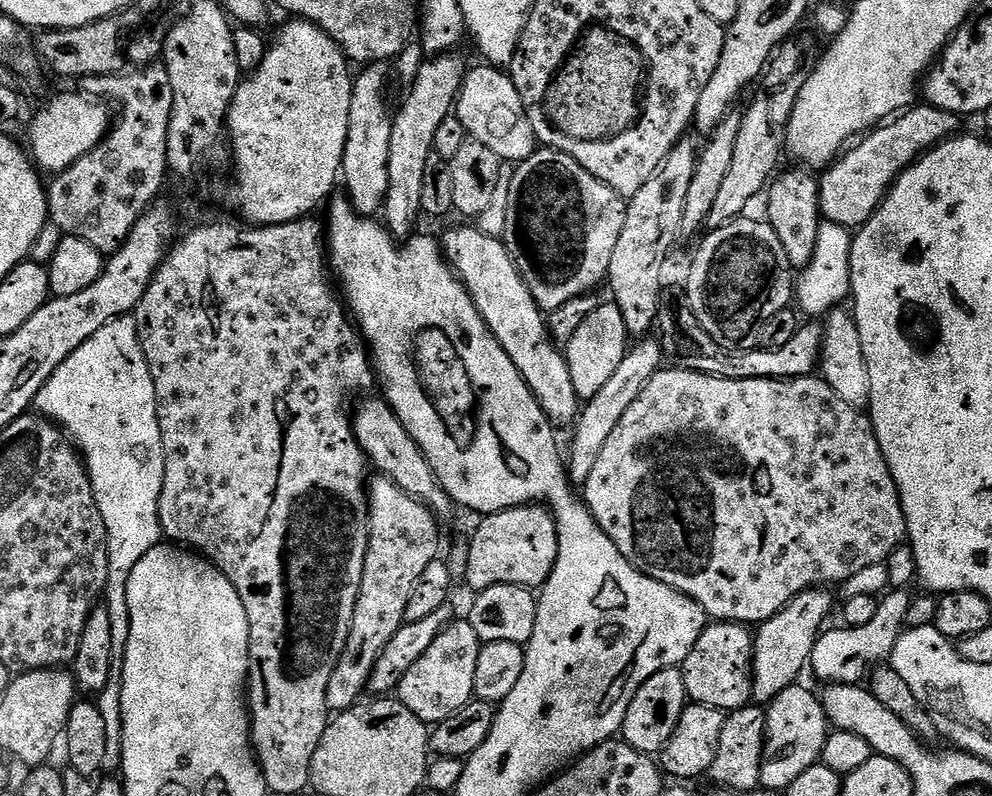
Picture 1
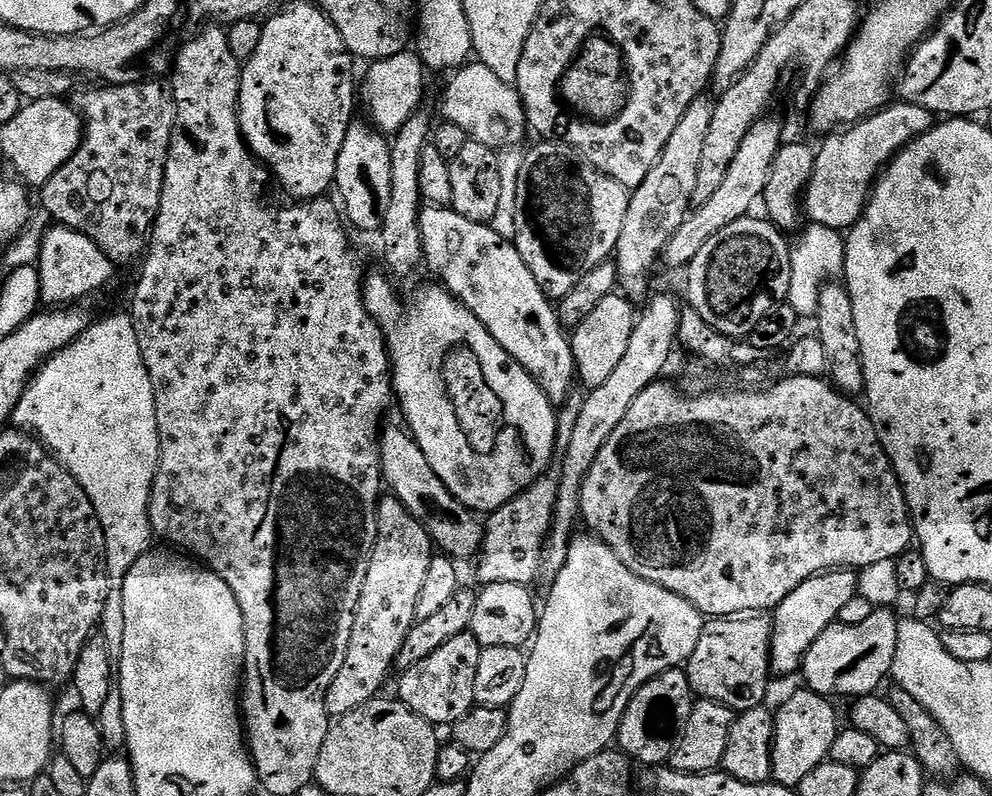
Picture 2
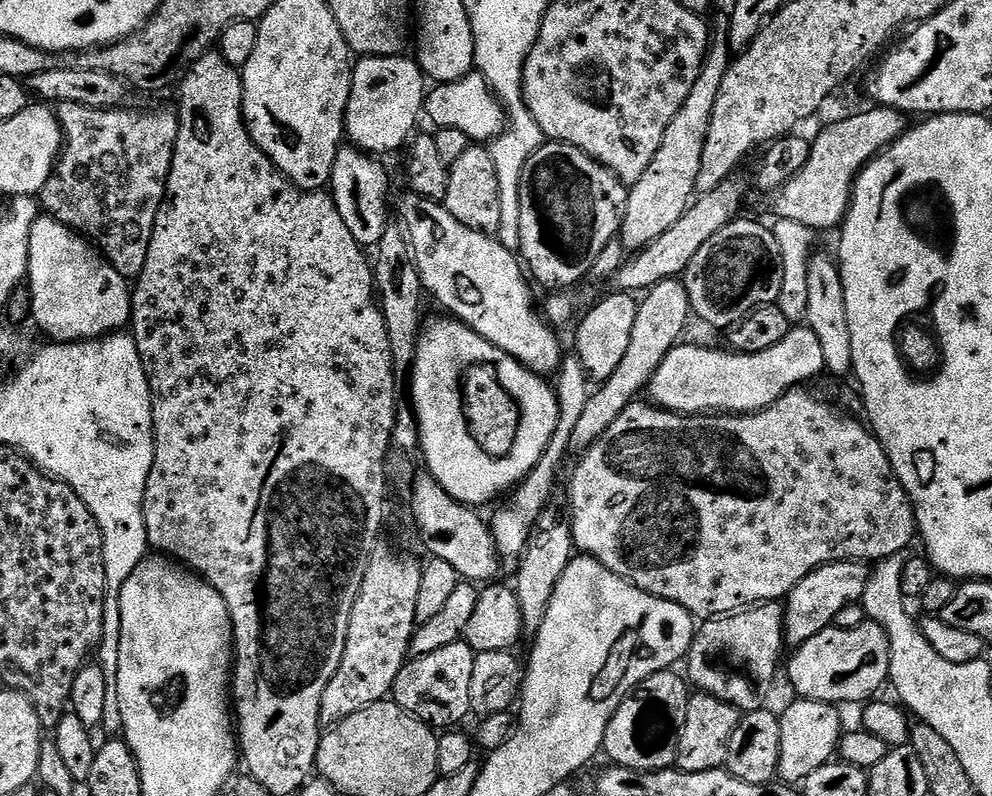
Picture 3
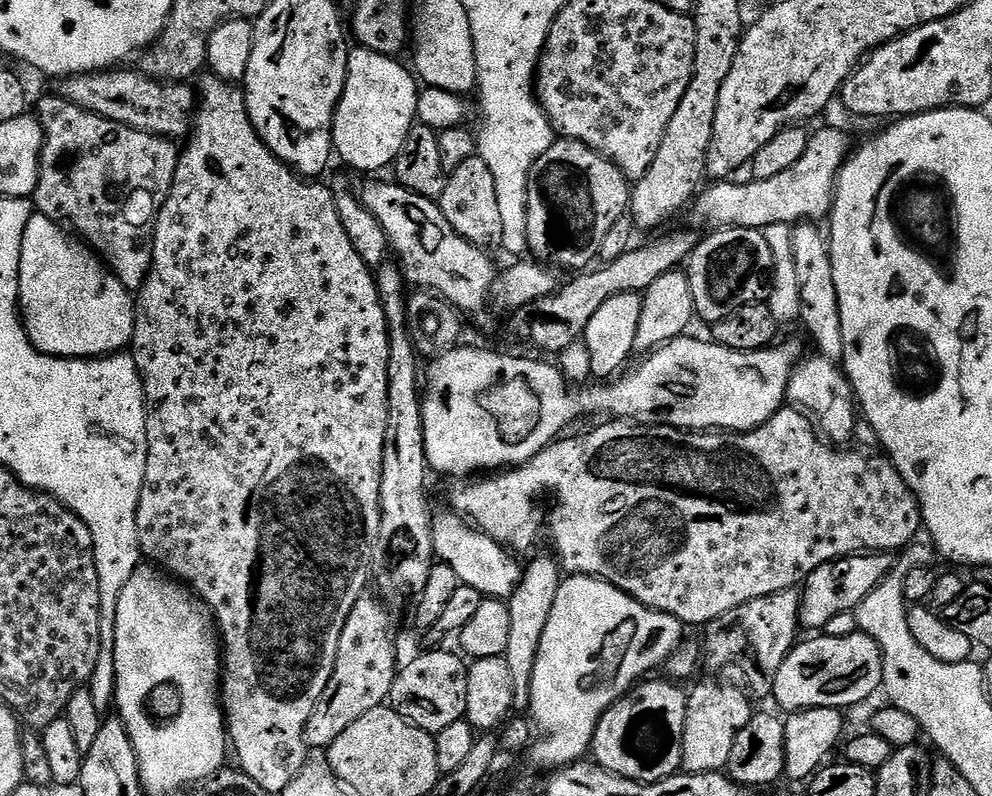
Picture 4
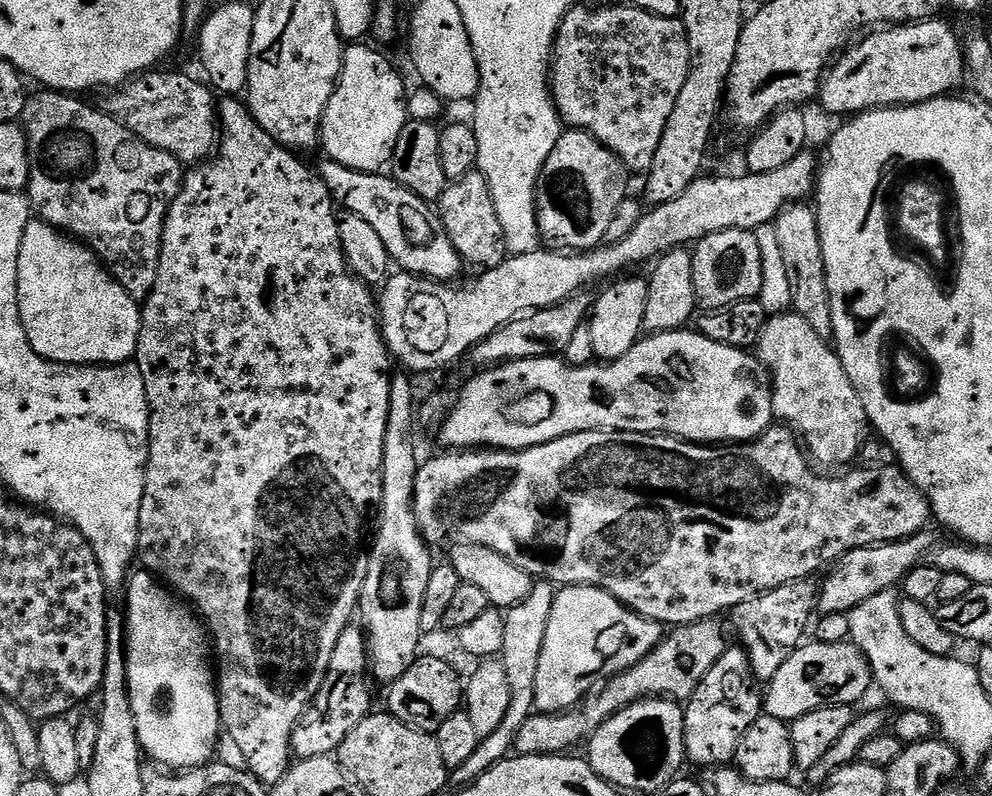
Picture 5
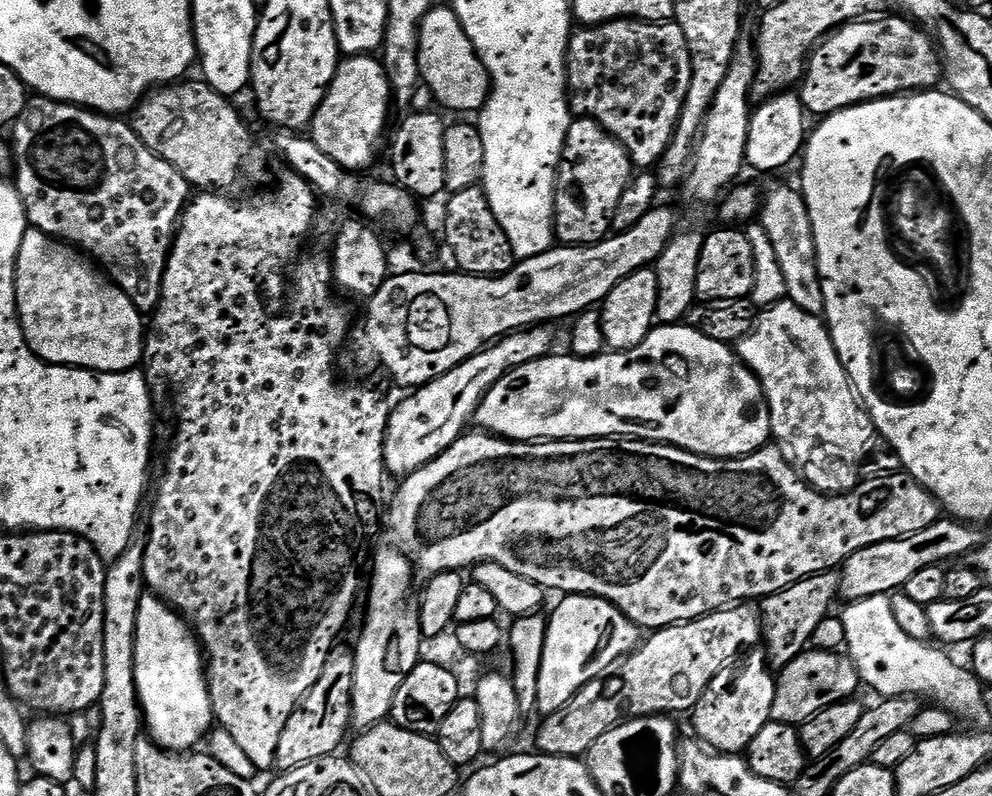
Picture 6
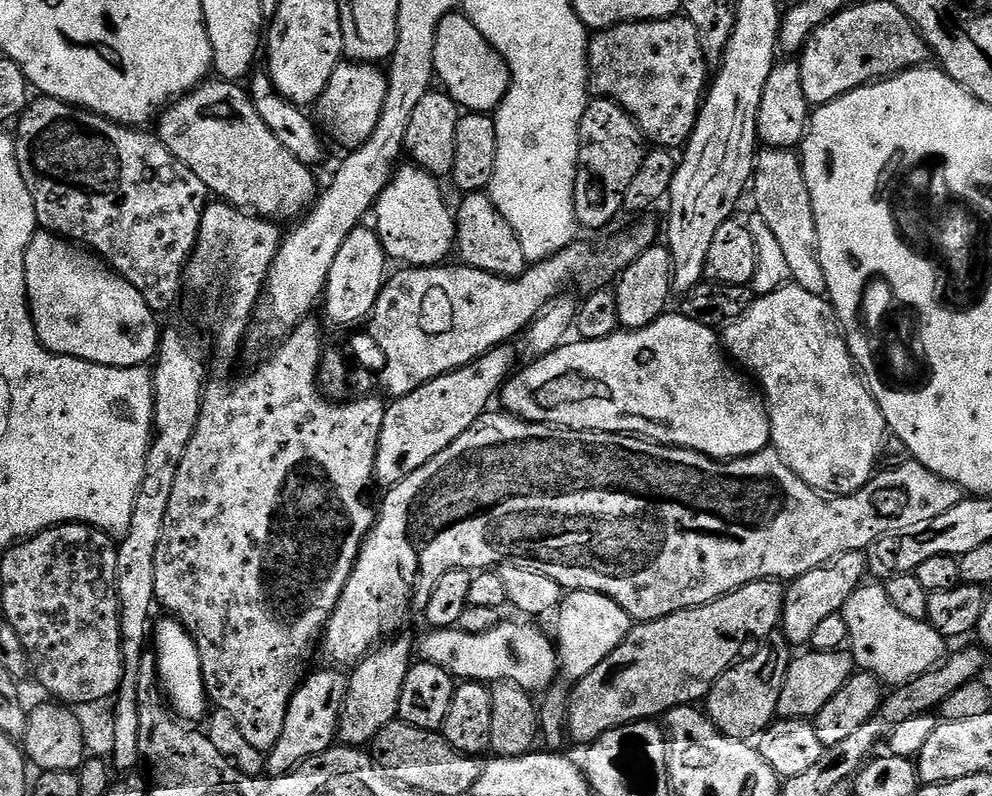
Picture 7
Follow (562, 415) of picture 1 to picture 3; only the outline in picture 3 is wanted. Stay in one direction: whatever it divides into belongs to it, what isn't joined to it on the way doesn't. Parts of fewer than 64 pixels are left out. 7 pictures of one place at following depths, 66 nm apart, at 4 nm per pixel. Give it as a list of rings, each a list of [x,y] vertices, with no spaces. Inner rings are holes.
[[[405,194],[401,198],[400,220],[399,223],[406,229],[408,245],[412,248],[412,257],[416,260],[416,269],[421,282],[424,283],[425,293],[429,297],[432,295],[448,311],[445,313],[473,328],[478,335],[486,338],[486,342],[498,346],[498,350],[510,354],[534,374],[545,378],[555,377],[560,371],[560,363],[564,360],[566,352],[565,349],[560,349],[557,331],[538,311],[538,304],[532,301],[532,292],[528,289],[530,280],[517,253],[502,246],[495,235],[470,230],[470,226],[462,226],[462,222],[458,222],[458,218],[454,218],[454,214],[450,214],[443,203],[423,200],[421,196]],[[524,332],[529,332],[532,336],[540,335],[536,344],[520,344],[524,340]]]

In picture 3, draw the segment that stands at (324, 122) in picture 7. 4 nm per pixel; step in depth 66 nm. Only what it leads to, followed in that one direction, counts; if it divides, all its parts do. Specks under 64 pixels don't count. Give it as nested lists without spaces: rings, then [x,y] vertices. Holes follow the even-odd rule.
[[[365,56],[354,65],[352,72],[350,102],[347,103],[345,133],[347,139],[361,151],[369,155],[383,156],[398,149],[409,141],[408,134],[413,130],[418,118],[421,119],[428,84],[419,63],[406,56]]]

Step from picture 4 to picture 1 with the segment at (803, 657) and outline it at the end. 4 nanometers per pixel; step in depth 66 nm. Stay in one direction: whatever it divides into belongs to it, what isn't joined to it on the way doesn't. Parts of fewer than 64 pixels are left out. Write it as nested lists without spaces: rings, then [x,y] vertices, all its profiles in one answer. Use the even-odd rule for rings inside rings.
[[[889,591],[883,597],[885,600],[881,599],[877,603],[874,618],[870,618],[870,622],[866,622],[866,626],[857,628],[839,626],[840,628],[832,629],[829,627],[827,630],[821,631],[812,651],[810,672],[813,672],[818,679],[824,680],[825,685],[860,684],[863,676],[865,679],[872,668],[883,665],[889,659],[890,646],[896,643],[904,628],[908,605],[902,600],[900,604],[900,596],[899,591]]]

